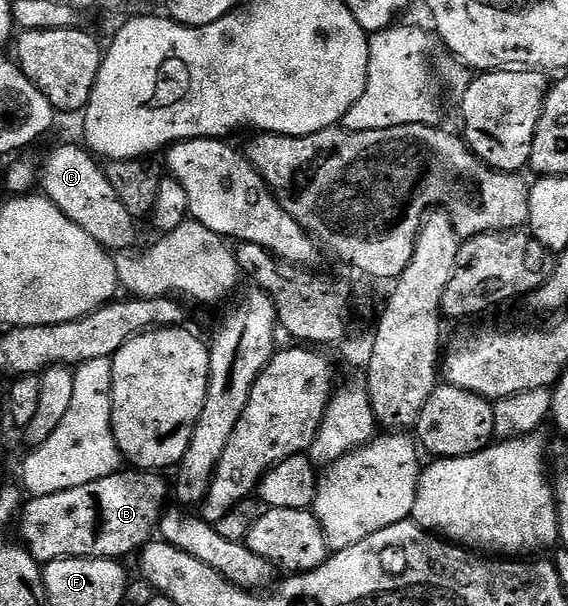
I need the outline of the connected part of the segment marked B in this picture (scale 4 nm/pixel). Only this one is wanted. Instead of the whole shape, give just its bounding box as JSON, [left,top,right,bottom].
[16,468,171,564]

